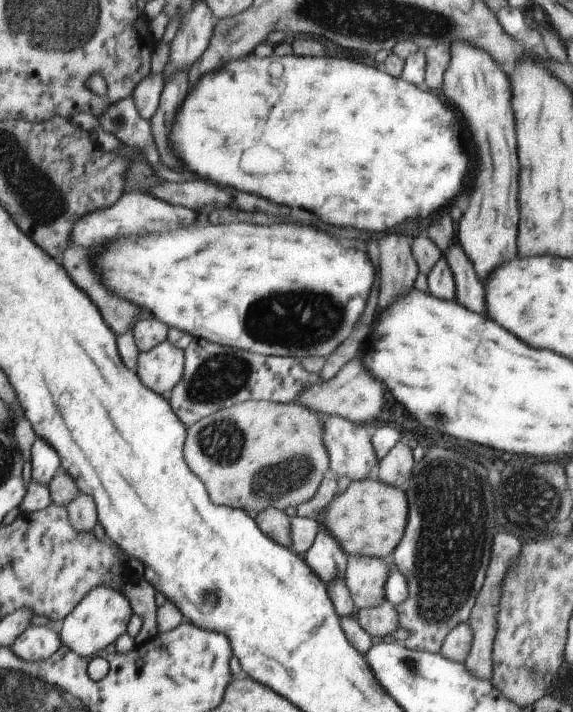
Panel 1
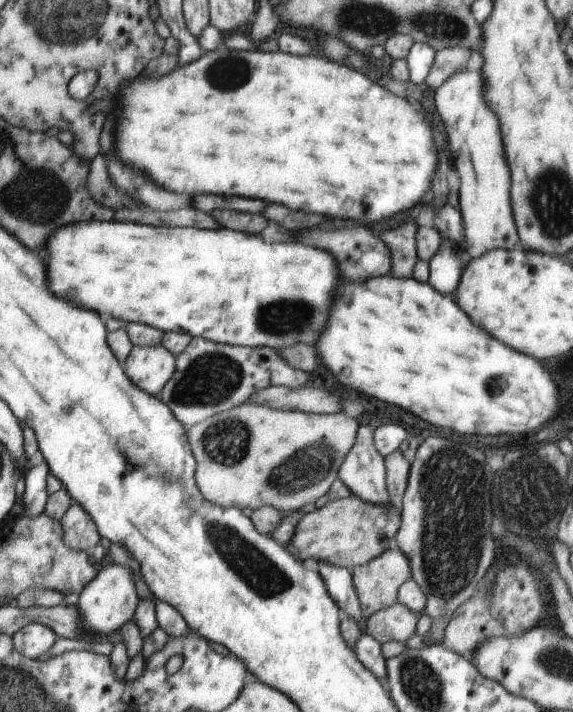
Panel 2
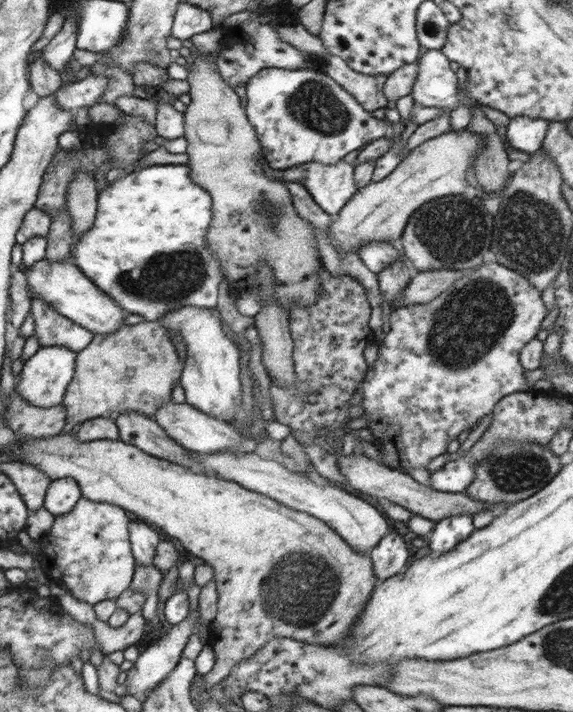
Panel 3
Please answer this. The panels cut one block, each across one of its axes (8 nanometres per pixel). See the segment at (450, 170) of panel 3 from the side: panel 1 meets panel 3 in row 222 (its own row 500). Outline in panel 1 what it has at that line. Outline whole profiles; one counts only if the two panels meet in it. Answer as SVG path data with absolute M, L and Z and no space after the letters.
M366 478L345 483L330 504L326 504L318 521L336 538L347 556L384 558L402 540L408 524L409 508L404 490Z

